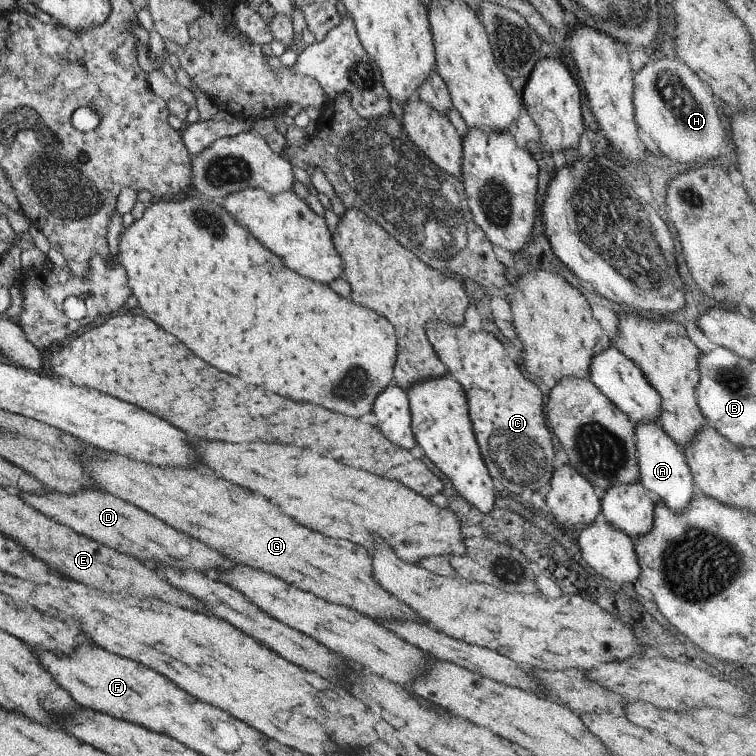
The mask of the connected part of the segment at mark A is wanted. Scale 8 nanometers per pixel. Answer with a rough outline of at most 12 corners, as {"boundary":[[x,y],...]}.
{"boundary":[[634,423],[637,480],[682,513],[696,491],[683,450]]}

